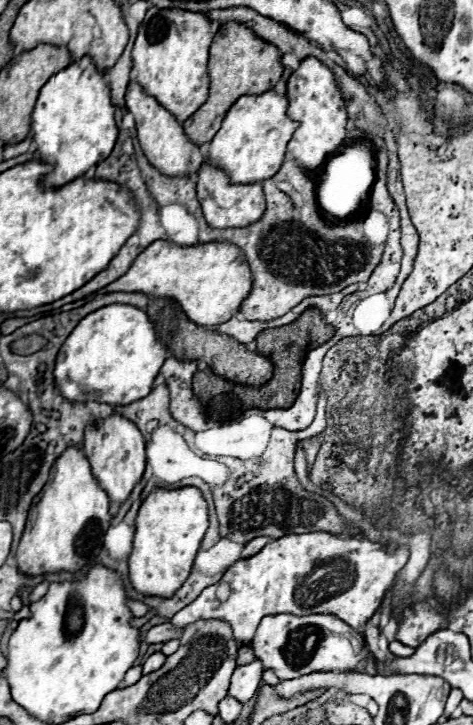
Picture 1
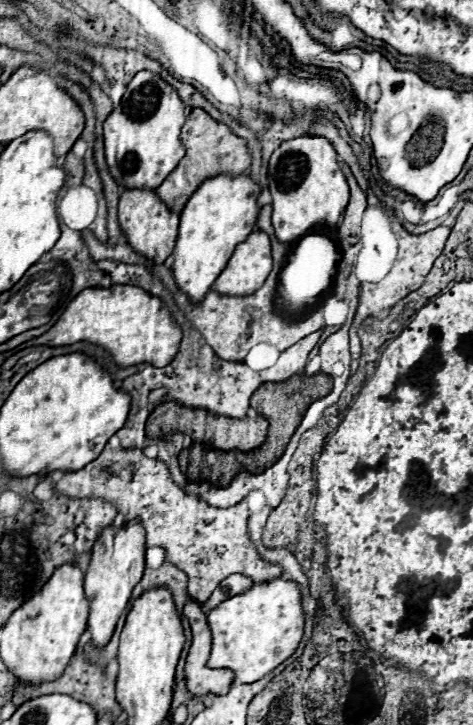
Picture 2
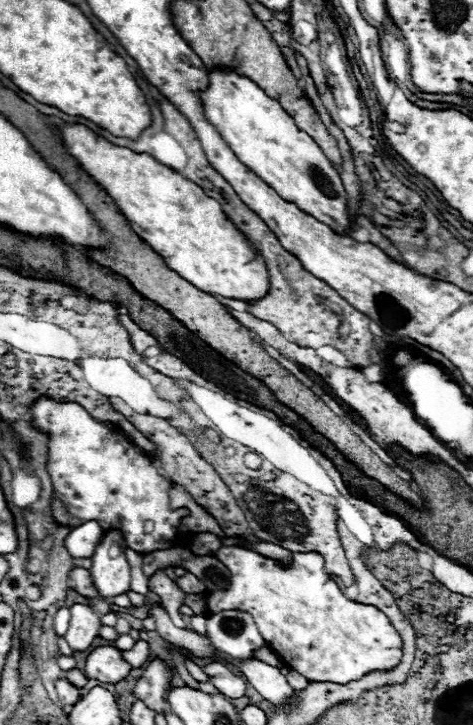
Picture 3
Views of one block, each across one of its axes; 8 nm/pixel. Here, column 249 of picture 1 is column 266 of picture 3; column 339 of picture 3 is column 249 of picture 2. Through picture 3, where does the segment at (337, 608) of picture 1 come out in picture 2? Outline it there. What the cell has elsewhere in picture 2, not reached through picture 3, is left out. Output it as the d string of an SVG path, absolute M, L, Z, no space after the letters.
M272 578L252 584L244 594L224 600L208 614L212 630L210 668L232 668L234 682L252 684L270 674L278 664L290 658L304 636L304 608L300 586L292 580Z

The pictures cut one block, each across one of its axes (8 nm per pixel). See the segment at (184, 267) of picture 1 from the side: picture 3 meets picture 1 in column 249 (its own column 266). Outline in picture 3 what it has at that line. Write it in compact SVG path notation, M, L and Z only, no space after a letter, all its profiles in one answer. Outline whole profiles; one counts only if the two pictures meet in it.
M66 124L62 128L62 140L80 166L116 202L134 232L184 280L202 292L242 302L254 302L268 294L270 276L262 256L234 228L232 220L222 212L222 206L206 196L200 186L148 154L134 154L128 148L114 146L86 126Z

